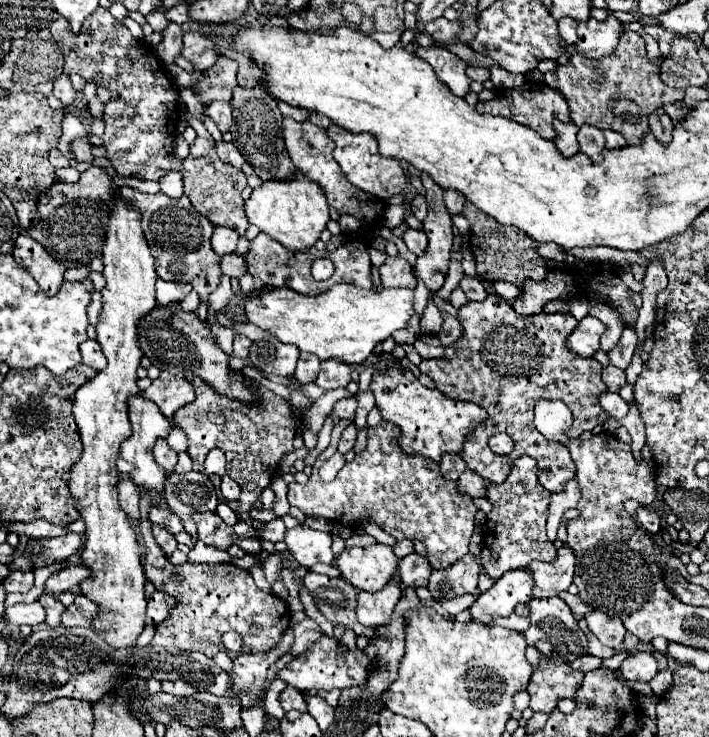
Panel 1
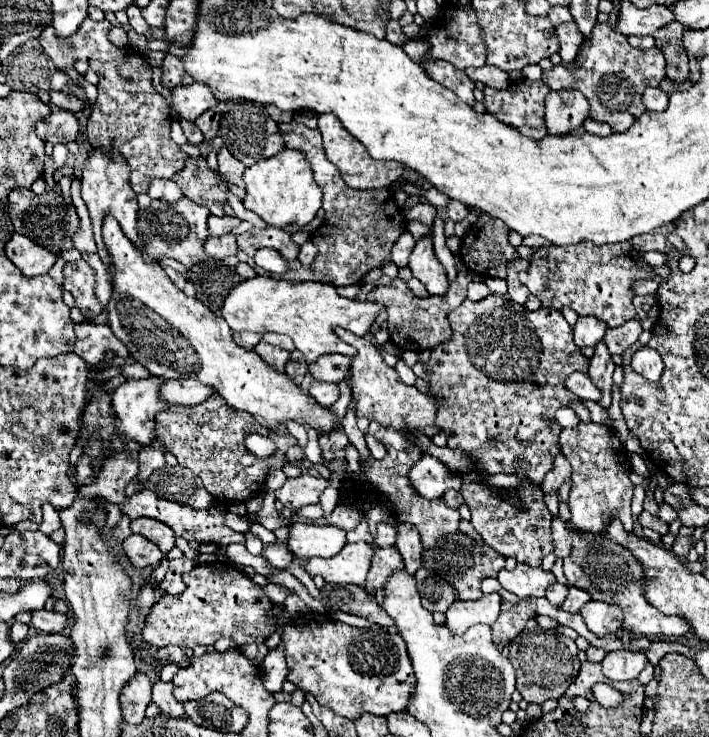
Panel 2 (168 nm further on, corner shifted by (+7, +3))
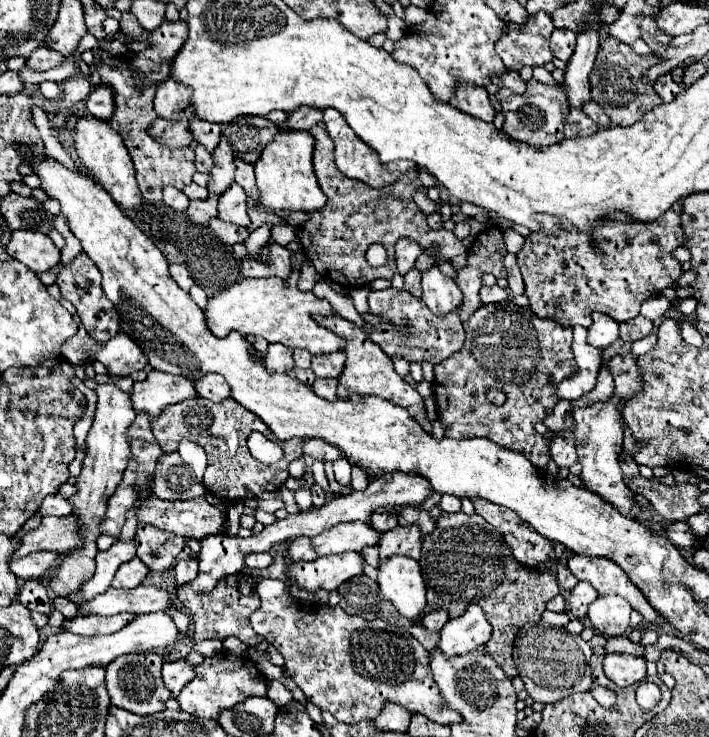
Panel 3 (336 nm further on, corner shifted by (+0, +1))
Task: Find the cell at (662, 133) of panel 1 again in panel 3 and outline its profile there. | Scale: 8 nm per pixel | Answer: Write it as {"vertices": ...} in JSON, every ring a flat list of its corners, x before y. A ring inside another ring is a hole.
{"vertices":[[664,74,664,76,660,76,660,80,656,82,654,90,656,90,656,94,662,98,662,102,672,102,672,100,676,98,676,94,682,90,682,86,678,86,678,84,672,80,670,74]]}

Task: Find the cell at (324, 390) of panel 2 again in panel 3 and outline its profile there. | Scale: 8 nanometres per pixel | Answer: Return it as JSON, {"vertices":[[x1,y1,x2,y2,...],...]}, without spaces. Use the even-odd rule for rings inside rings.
{"vertices":[[318,378,318,380,312,384,312,390,314,390,320,398,324,398,324,400,328,400,328,402,340,400,336,388,338,388,338,380,336,380,336,378,330,378,330,380,320,380,320,378]]}

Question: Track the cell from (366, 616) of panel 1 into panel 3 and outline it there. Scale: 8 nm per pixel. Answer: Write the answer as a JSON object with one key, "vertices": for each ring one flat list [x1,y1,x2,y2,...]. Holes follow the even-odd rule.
{"vertices":[[396,526,380,536,380,562,398,554,418,560,420,548,420,530,416,526]]}

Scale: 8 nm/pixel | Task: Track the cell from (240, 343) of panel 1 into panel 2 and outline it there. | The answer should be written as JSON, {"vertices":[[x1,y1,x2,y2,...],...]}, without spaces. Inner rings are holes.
{"vertices":[[233,332,233,338,235,338,235,342,237,342,239,346,243,346,243,348,253,348,253,346,257,346,257,342,261,340,261,334,257,334,257,332]]}

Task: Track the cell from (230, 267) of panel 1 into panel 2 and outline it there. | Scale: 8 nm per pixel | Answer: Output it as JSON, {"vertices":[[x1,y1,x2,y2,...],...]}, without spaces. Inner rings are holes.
{"vertices":[[223,234,223,236,209,236,205,240,205,252,213,258,225,258,231,254,237,254,237,244,233,234]]}

